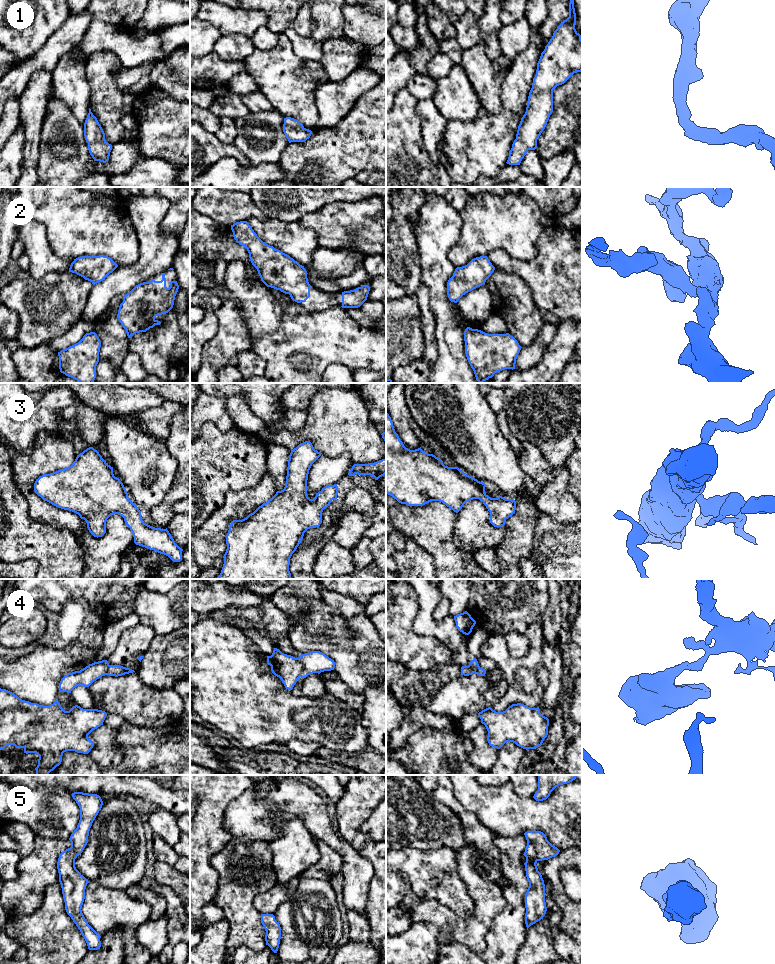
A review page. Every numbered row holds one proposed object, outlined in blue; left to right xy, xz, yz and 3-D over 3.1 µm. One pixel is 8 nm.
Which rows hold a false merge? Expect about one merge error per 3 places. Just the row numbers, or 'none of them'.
4

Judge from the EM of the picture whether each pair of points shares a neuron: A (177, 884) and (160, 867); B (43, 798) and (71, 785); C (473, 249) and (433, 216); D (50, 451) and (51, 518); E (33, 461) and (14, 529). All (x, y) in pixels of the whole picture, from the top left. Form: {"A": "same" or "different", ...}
{"A": "same", "B": "different", "C": "different", "D": "same", "E": "different"}

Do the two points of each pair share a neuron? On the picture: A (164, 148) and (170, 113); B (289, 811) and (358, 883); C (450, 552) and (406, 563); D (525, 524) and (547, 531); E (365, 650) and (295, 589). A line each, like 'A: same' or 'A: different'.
A: same
B: same
C: different
D: different
E: same

